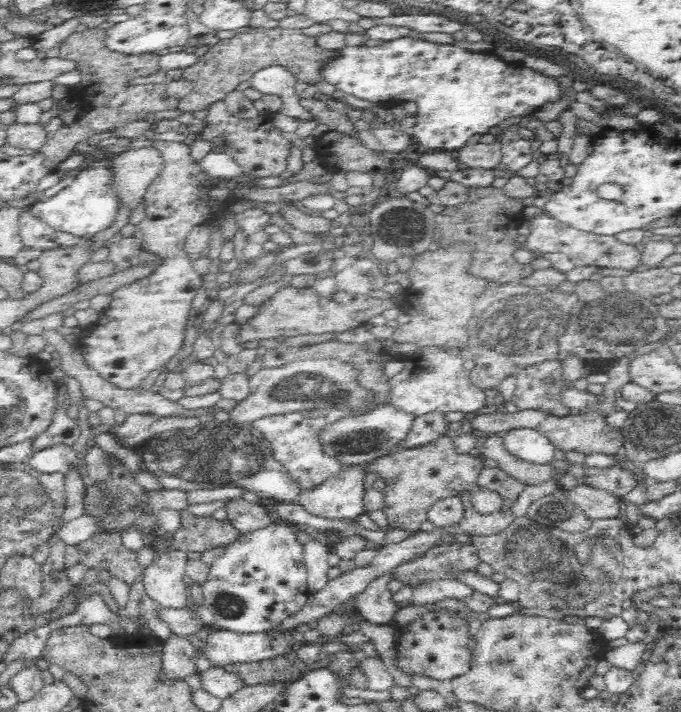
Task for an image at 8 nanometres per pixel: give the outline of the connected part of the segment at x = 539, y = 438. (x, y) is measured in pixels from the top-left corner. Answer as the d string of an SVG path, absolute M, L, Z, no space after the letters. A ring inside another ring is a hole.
M534 428L512 429L504 439L508 450L514 456L537 465L552 465L554 456L558 455L554 443Z

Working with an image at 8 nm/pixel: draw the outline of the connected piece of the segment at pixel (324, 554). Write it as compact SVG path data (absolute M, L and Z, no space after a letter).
M310 539L303 545L305 565L307 568L308 586L311 593L322 590L330 578L328 577L330 549L316 539Z

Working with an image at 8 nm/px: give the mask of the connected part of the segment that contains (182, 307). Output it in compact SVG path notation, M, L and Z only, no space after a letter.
M182 252L164 260L148 277L116 290L110 307L95 323L94 333L82 340L87 366L121 390L140 387L153 369L162 368L180 349L192 300L201 285L193 258Z

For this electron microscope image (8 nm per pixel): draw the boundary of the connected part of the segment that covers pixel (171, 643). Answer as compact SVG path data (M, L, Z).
M172 633L162 652L162 670L169 680L180 682L198 673L198 652L187 638Z

